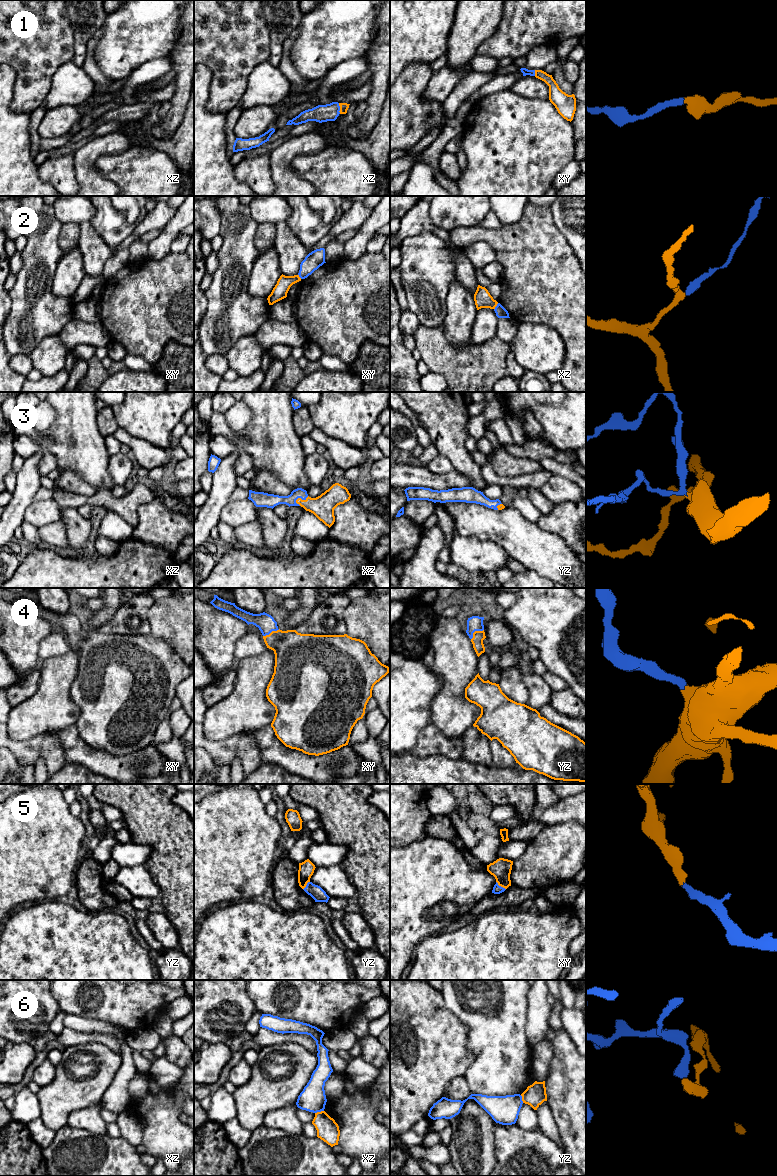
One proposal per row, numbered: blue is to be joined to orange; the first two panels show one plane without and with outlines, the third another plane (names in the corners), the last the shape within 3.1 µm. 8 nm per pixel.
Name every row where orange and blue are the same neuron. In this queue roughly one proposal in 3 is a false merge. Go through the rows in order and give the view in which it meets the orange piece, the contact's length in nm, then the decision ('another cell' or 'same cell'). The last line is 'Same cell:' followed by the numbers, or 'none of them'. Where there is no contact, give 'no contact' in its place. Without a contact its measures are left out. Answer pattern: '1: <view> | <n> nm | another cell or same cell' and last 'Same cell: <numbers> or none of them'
1: xz | 90 nm | same cell
2: xz | 70 nm | another cell
3: xz | 120 nm | same cell
4: yz | 130 nm | same cell
5: xy | 100 nm | same cell
6: xz | 80 nm | another cell
Same cell: 1, 3, 4, 5

